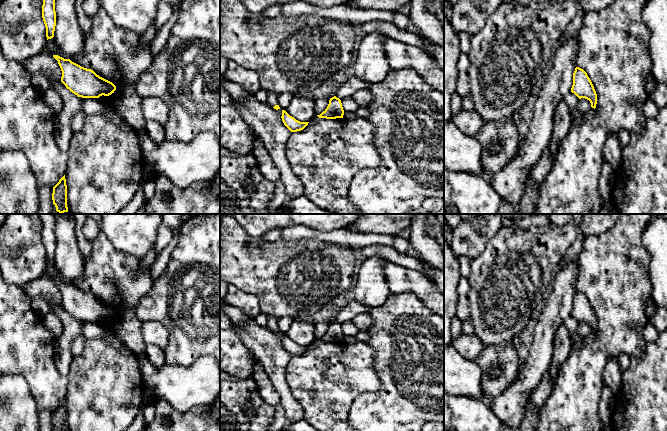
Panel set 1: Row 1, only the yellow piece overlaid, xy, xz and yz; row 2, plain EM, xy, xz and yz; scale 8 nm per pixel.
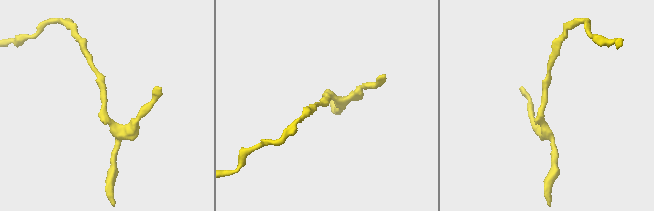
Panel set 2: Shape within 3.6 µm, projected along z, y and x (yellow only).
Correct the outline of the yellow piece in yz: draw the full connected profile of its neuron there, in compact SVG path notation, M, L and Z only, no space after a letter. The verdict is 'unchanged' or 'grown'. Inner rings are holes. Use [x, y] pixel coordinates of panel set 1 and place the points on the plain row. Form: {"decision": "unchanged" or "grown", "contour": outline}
{"decision": "unchanged", "contour": "M576 291L573 297L573 309L571 316L574 317L579 323L585 322L590 325L591 331L596 332L597 318L594 310L588 301L587 297Z"}

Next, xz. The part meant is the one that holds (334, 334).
{"decision": "unchanged", "contour": "M336 320L330 322L327 332L320 338L317 339L319 342L336 343L343 342L344 334L342 331L341 324Z"}

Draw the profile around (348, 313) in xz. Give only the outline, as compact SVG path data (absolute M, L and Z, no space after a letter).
M353 300L336 315L335 320L340 324L353 321L357 315L369 313L371 309Z

